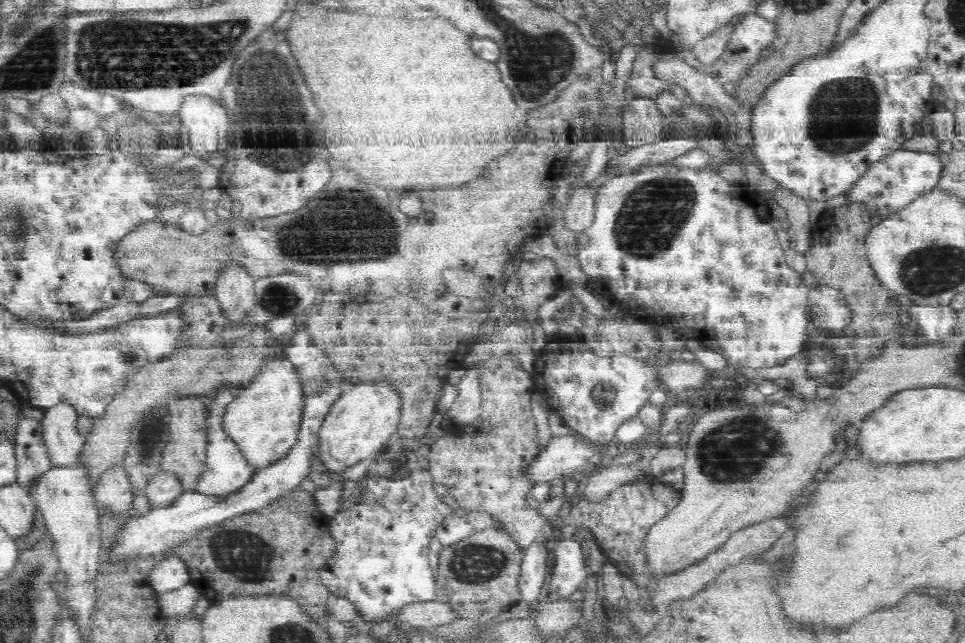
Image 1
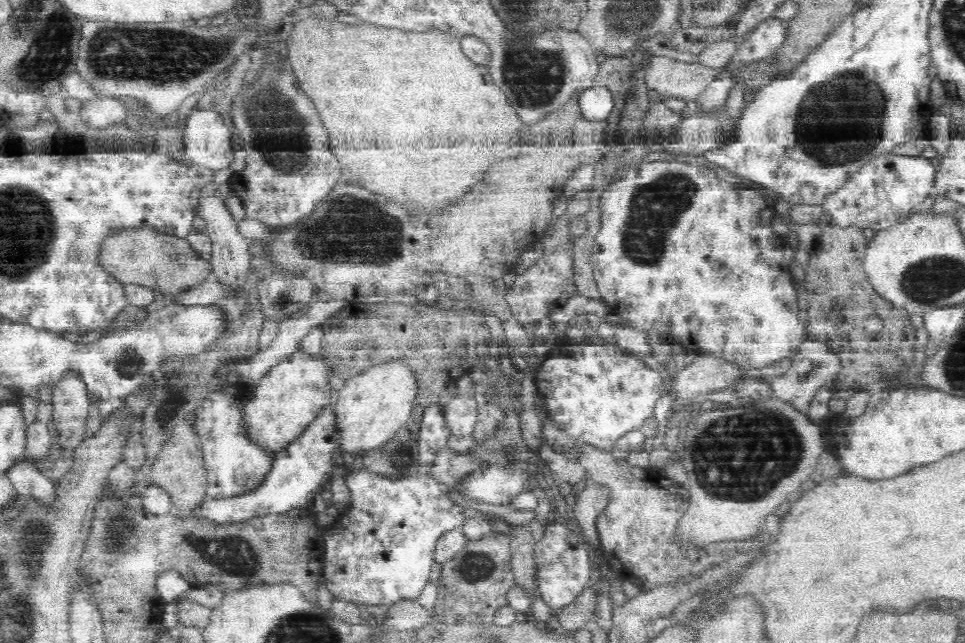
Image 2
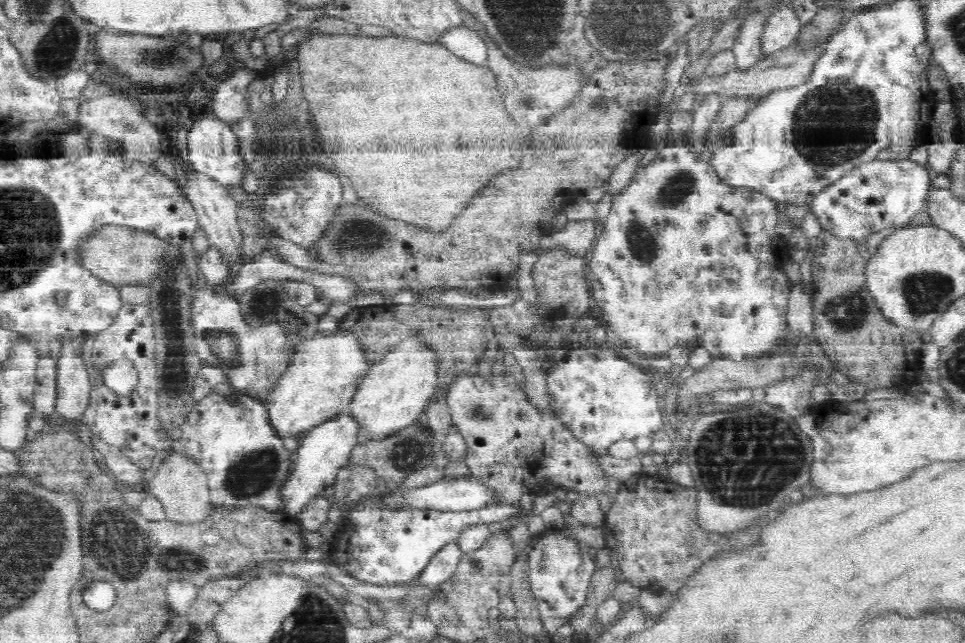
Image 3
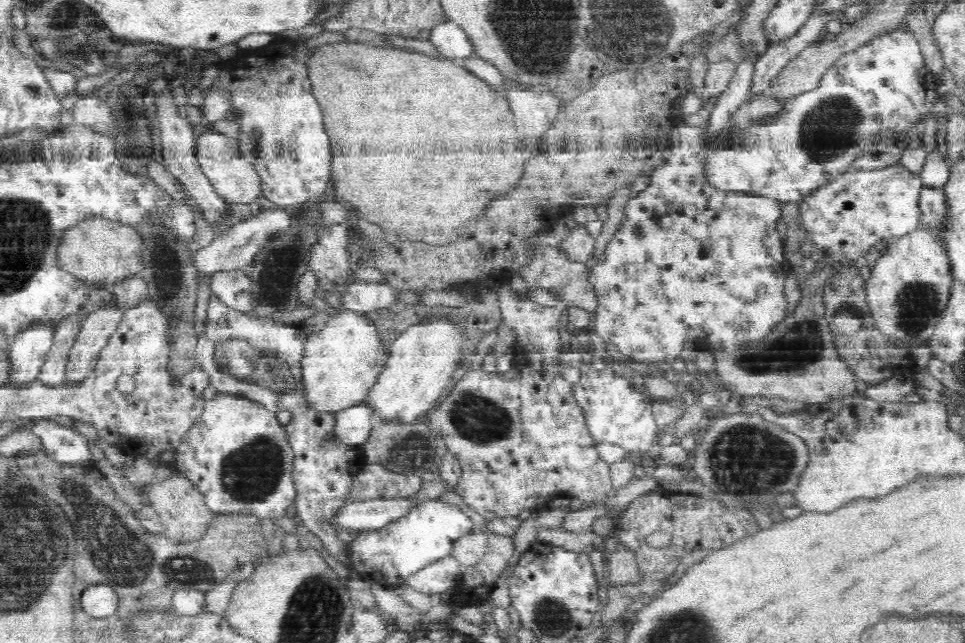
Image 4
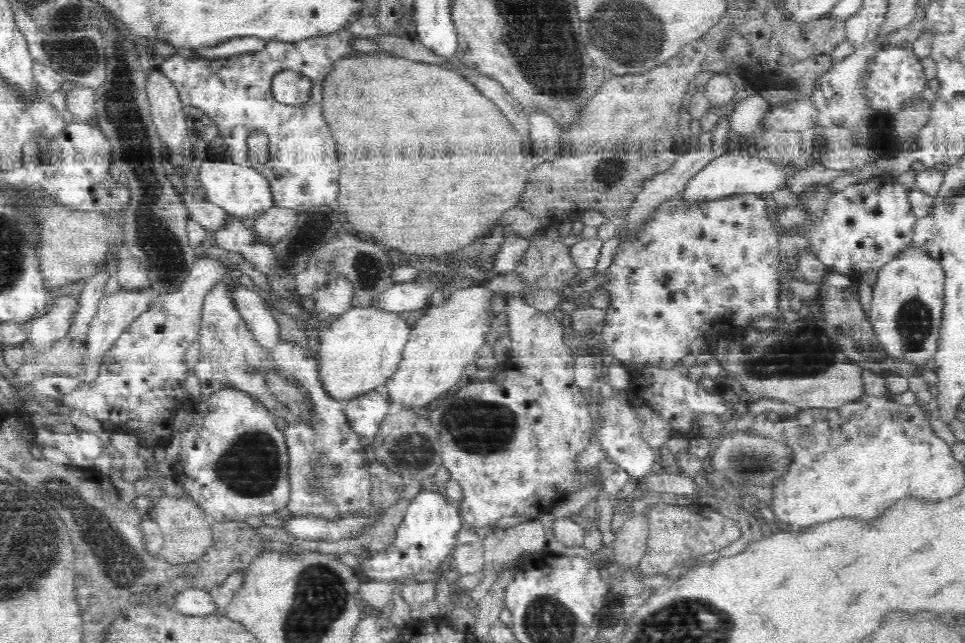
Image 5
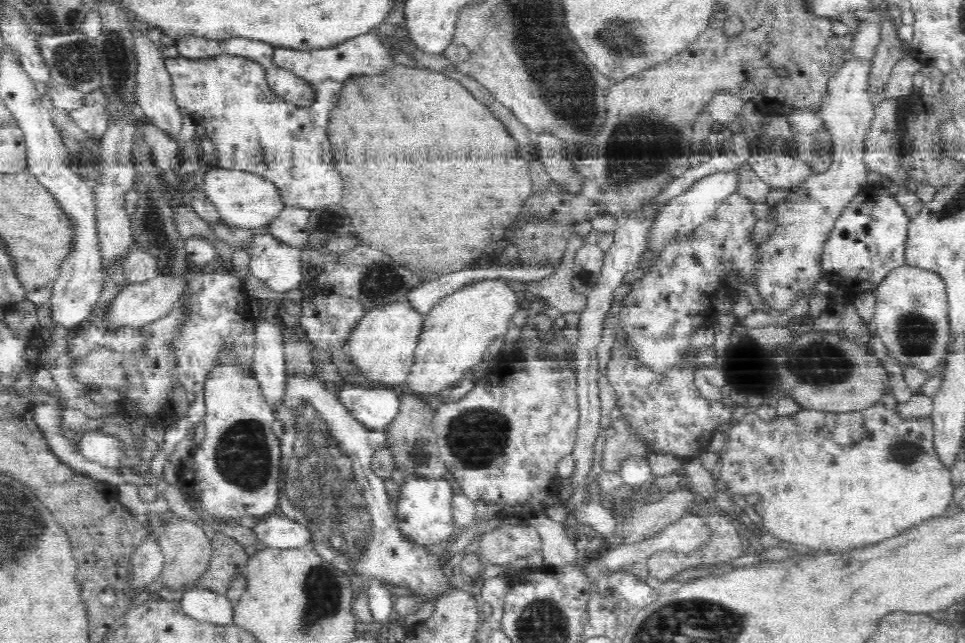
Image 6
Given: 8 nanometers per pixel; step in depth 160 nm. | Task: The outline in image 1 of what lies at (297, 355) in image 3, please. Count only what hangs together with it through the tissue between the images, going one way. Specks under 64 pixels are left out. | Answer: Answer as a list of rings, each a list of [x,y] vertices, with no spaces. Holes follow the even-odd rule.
[[[281,355],[270,360],[248,386],[234,391],[235,398],[224,406],[221,428],[232,440],[254,473],[270,468],[288,456],[299,439],[300,384],[292,365]]]

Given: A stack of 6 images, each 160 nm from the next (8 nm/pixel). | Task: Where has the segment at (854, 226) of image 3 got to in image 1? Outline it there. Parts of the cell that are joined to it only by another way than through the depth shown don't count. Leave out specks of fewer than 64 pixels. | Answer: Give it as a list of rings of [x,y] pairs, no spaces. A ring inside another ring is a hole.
[[[895,150],[878,165],[872,166],[856,186],[848,191],[849,202],[864,203],[870,216],[875,210],[883,219],[886,218],[885,216],[892,214],[896,208],[913,202],[937,186],[945,168],[938,155],[939,153],[928,150]]]

